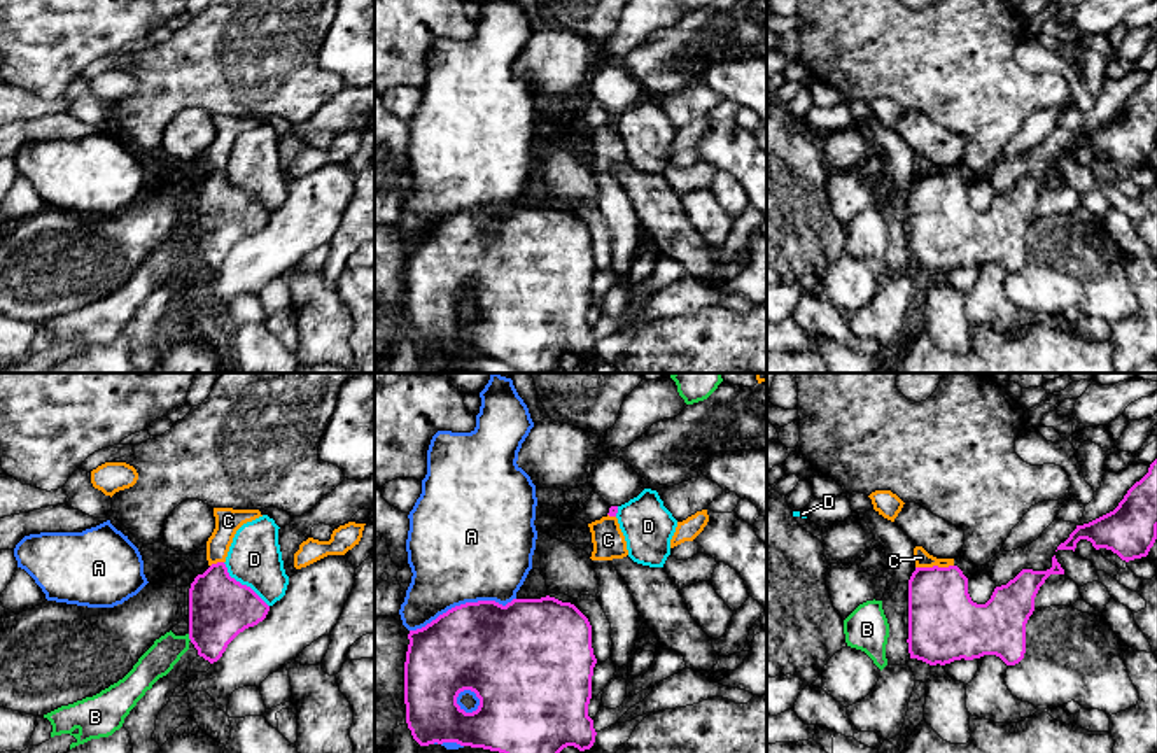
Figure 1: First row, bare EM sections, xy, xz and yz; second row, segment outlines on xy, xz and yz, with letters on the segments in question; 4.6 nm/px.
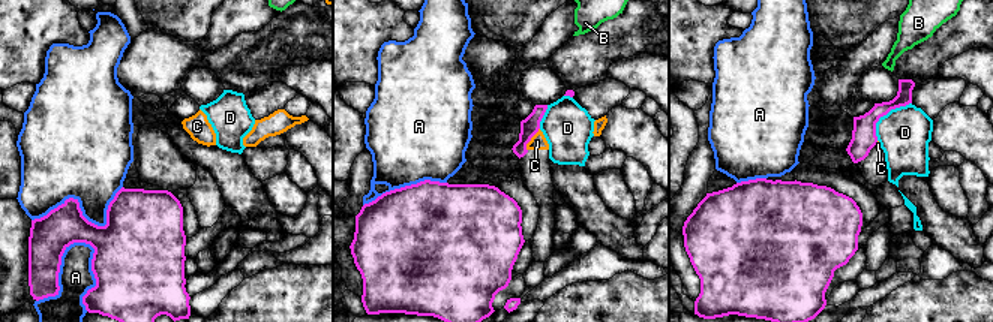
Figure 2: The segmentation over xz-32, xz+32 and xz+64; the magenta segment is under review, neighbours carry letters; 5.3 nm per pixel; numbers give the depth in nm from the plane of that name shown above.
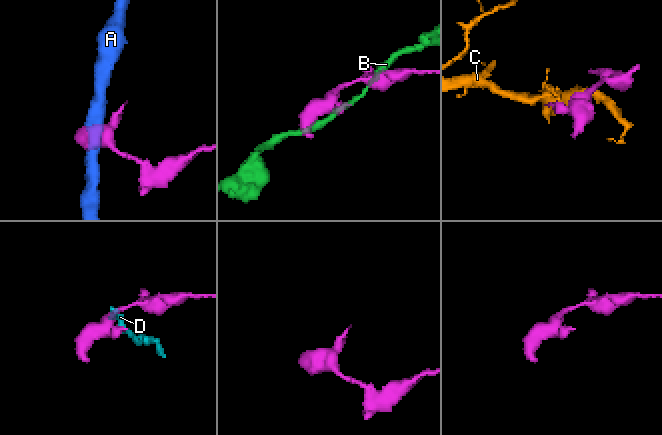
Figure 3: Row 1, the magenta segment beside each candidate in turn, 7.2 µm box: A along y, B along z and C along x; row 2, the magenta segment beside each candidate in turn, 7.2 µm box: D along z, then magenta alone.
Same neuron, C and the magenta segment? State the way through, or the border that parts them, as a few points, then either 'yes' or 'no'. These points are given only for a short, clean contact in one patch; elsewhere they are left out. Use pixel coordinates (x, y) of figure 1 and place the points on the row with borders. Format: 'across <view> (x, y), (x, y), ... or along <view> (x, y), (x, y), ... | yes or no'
along yz (953, 564), (916, 568) | no

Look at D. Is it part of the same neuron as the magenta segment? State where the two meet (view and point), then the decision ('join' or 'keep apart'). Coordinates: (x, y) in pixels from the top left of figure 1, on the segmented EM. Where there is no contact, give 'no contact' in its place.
xy (244, 585) | keep apart

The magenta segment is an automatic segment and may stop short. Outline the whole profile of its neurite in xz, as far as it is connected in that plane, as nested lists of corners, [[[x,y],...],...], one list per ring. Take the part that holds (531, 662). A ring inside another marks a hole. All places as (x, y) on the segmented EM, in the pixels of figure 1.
[[[550,595],[541,599],[513,599],[506,606],[495,601],[466,602],[439,615],[425,627],[410,630],[408,639],[410,644],[404,662],[406,723],[413,739],[420,746],[429,746],[434,742],[457,742],[460,746],[483,748],[499,753],[560,753],[567,746],[574,746],[579,751],[585,751],[593,746],[597,732],[593,728],[593,720],[588,716],[588,704],[592,699],[592,676],[597,658],[592,648],[592,625],[574,604],[562,602]],[[464,690],[474,692],[480,699],[480,706],[473,713],[466,713],[457,704],[457,697]]]

